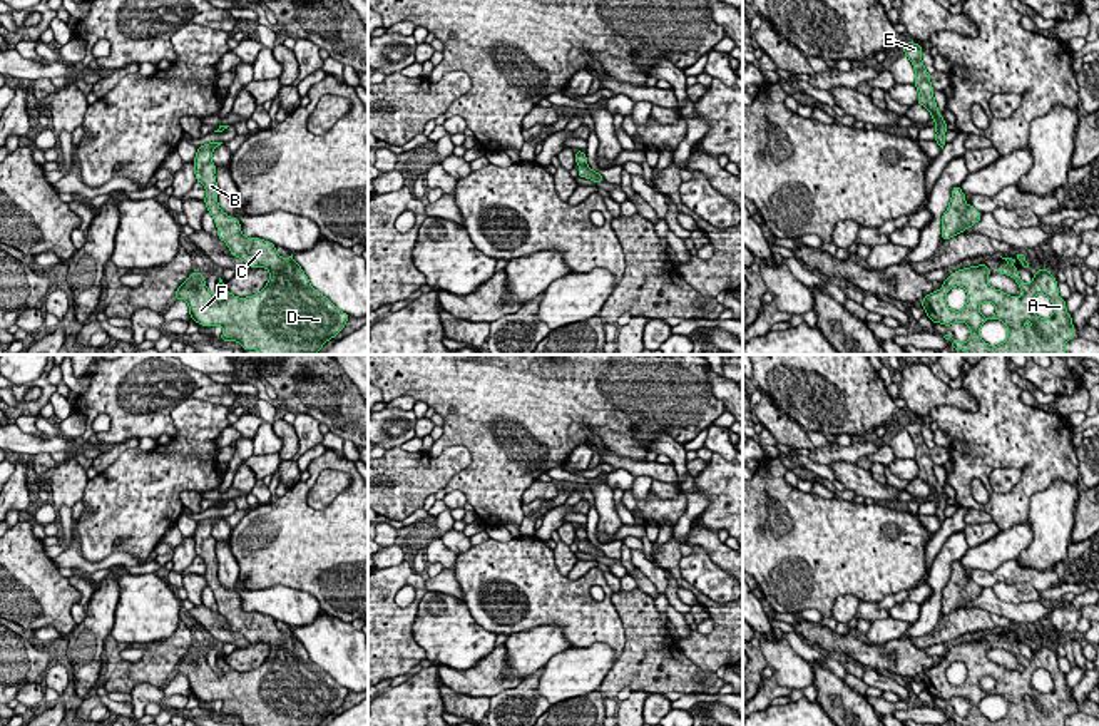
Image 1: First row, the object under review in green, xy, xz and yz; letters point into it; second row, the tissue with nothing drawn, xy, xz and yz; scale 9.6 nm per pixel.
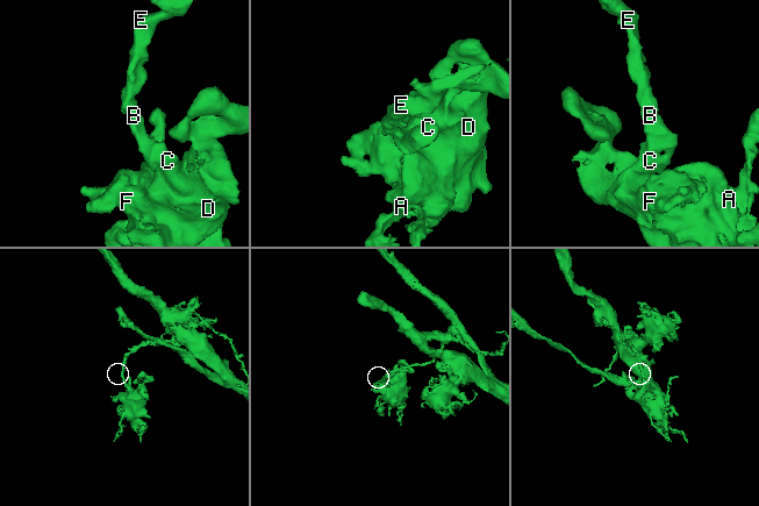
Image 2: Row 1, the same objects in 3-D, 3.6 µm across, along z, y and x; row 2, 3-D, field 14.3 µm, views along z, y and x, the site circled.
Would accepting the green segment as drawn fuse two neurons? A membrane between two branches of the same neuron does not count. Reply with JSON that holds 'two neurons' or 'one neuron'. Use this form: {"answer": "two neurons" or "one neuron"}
{"answer": "one neuron"}

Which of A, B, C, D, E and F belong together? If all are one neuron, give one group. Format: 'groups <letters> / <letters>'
groups A B C D E F

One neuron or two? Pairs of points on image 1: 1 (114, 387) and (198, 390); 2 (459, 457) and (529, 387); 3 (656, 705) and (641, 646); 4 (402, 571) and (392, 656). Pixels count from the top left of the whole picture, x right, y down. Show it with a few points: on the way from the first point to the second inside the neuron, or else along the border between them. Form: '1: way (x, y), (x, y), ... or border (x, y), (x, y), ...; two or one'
1: way (134, 387), (178, 387); one
2: border (429, 454), (464, 445), (472, 460); two
3: border (649, 693), (659, 693), (671, 701); two
4: way (388, 593), (388, 634); one

